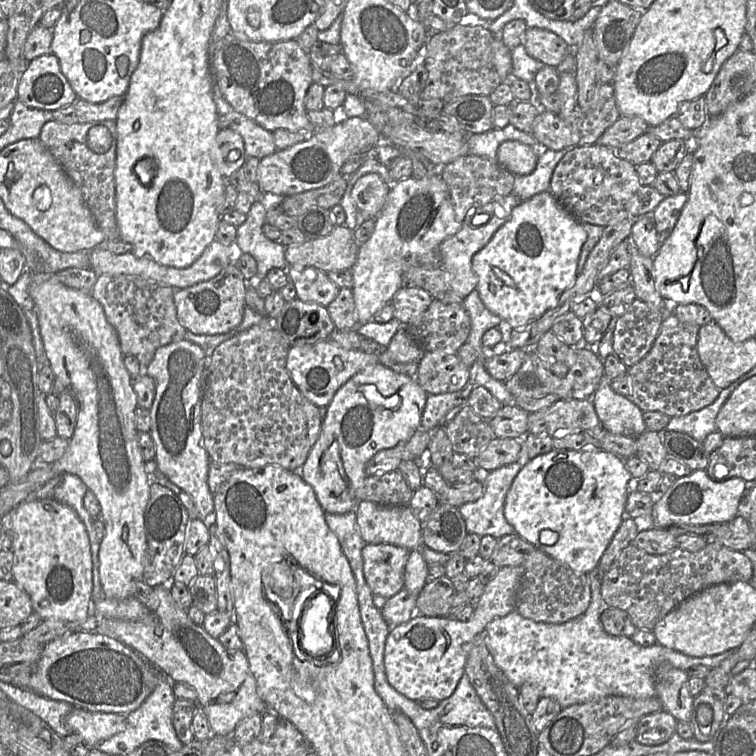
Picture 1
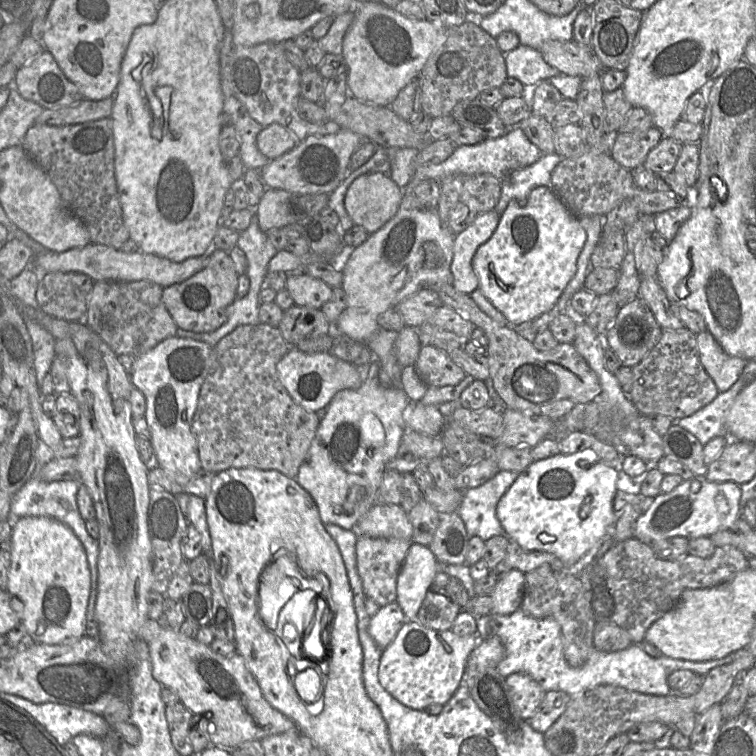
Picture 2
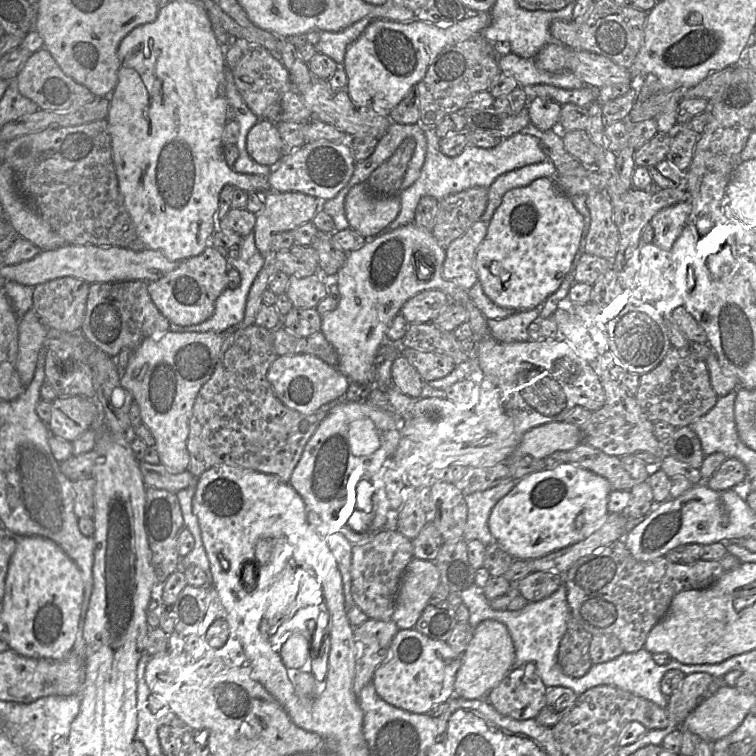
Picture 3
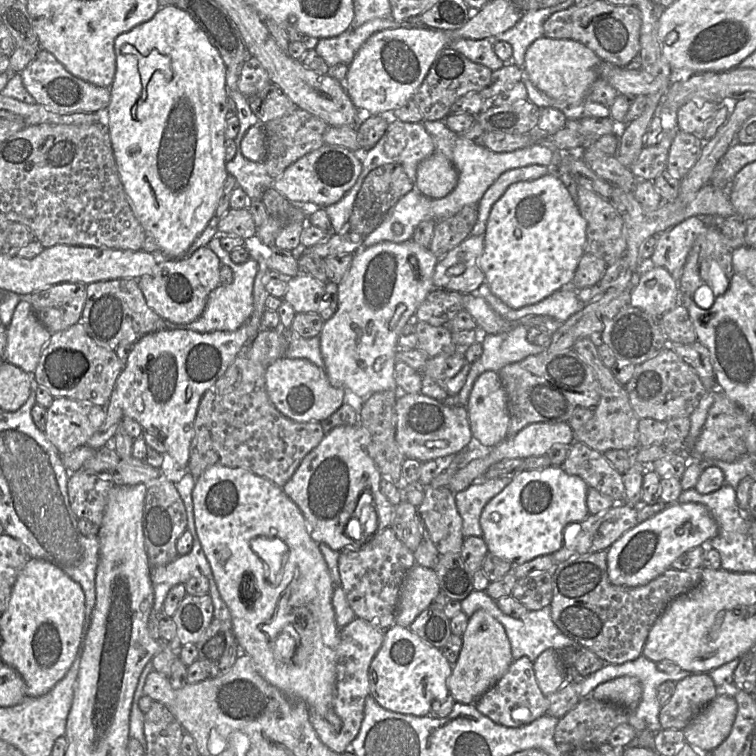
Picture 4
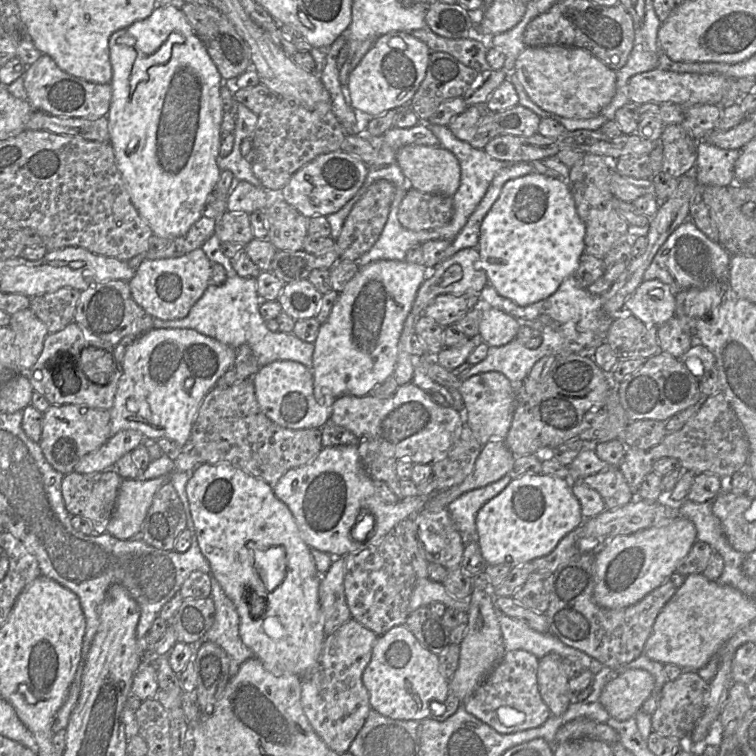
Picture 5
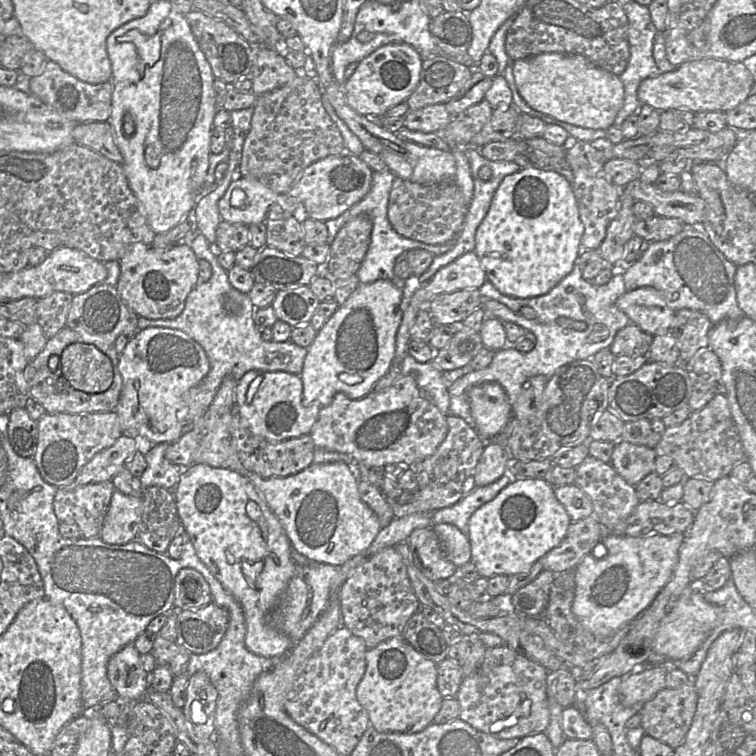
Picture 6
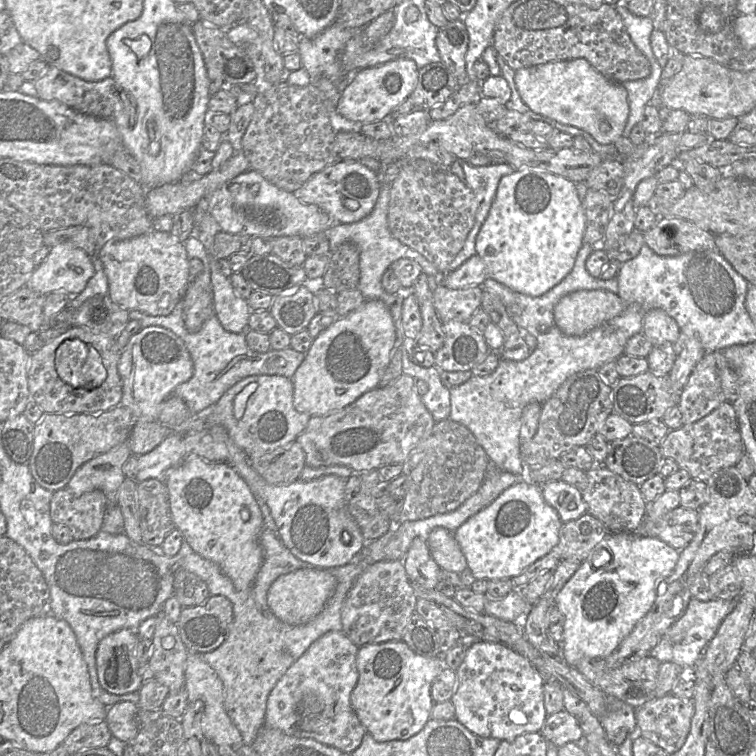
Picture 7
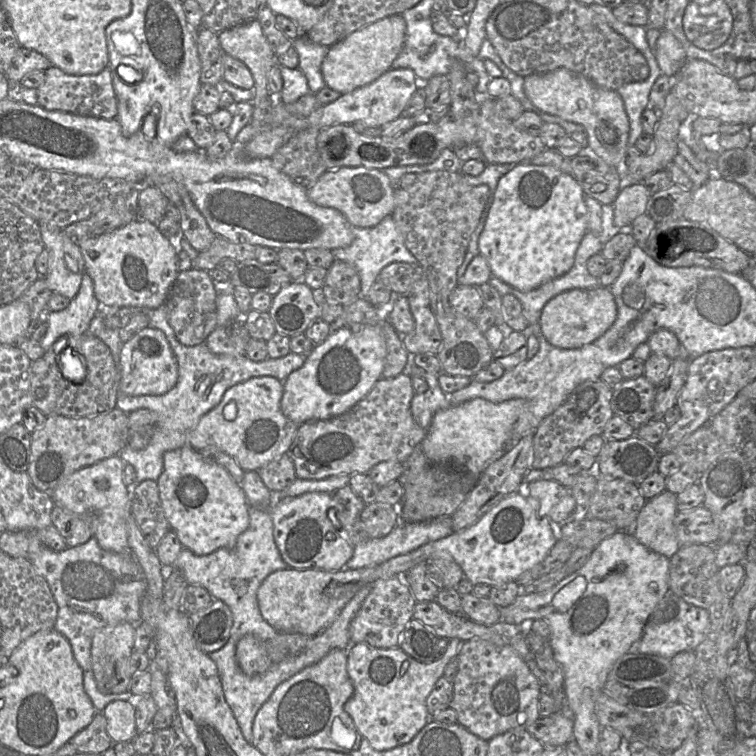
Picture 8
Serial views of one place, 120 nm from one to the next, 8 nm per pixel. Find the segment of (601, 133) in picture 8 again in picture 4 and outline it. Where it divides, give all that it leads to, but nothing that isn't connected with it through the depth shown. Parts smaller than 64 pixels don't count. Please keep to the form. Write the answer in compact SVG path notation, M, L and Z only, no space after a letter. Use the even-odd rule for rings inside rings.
M541 37L527 48L523 70L533 85L548 97L580 104L599 78L598 67L601 63L602 60L592 50L577 41Z

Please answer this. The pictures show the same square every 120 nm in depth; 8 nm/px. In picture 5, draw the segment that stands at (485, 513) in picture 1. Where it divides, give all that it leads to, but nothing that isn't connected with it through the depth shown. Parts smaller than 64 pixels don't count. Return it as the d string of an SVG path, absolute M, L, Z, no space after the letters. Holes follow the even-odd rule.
M505 475L492 484L462 494L447 506L451 518L463 536L465 546L468 540L476 539L476 516L478 511L486 502L502 492L511 480L511 477Z

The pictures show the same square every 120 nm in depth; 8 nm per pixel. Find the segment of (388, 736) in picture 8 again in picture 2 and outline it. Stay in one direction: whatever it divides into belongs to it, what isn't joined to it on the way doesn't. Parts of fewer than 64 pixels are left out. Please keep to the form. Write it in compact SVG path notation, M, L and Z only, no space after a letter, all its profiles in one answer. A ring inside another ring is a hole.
M416 619L407 620L394 640L381 654L378 679L382 687L401 704L418 711L424 711L432 704L444 706L464 683L467 660L479 643L477 634L458 636L452 630L436 631L420 624Z

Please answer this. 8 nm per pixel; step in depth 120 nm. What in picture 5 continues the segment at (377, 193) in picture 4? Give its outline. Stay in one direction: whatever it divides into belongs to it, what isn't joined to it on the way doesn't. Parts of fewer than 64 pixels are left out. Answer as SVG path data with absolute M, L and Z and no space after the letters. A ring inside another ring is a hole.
M380 179L372 183L354 204L335 240L339 261L355 261L373 246L387 221L394 192L395 187L391 182Z

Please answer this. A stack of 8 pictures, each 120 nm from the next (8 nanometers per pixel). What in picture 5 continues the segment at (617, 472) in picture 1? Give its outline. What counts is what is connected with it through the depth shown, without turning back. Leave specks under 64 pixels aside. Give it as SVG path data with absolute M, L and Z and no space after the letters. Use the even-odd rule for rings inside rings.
M525 474L512 479L496 497L486 502L476 516L476 541L487 565L509 564L511 568L551 553L584 518L568 478Z

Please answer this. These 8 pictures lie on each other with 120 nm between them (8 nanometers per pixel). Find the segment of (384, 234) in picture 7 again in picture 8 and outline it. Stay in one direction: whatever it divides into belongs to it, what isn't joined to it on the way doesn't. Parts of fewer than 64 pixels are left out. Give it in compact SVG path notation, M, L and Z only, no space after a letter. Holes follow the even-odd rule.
M391 215L384 217L377 225L367 228L353 227L353 241L344 248L336 248L331 250L334 259L348 262L355 266L358 270L361 283L361 296L368 298L368 292L377 280L380 271L390 263L405 262L411 265L418 266L417 259L405 247L403 237L395 225Z

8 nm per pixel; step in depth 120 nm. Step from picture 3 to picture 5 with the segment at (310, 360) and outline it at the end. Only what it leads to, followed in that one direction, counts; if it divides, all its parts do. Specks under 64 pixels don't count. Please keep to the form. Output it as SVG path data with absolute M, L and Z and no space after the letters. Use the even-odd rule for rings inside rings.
M277 360L261 366L251 378L256 400L262 412L276 424L288 429L321 428L329 419L331 406L336 397L323 394L318 400L314 395L314 380L310 369L305 365L292 360Z

